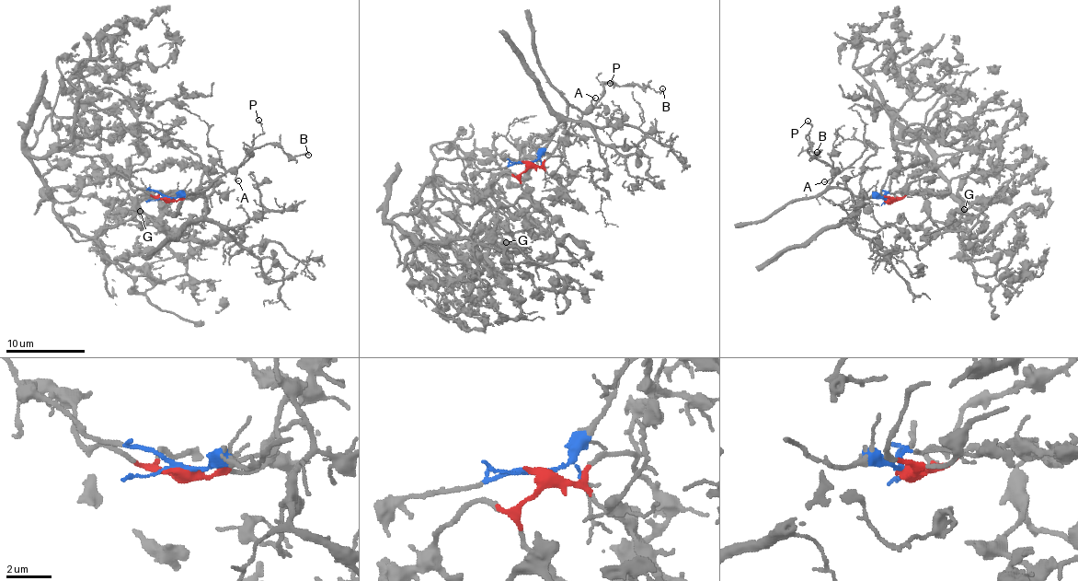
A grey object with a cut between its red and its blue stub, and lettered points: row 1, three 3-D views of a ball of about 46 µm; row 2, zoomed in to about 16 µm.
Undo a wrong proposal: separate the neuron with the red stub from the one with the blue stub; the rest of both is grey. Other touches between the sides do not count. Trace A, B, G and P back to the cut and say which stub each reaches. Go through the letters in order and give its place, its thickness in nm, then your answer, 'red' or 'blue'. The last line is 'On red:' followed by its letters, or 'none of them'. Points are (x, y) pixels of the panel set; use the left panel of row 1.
A: place (238, 180); calibre 130 nm; blue
B: place (308, 155); calibre 140 nm; blue
G: place (140, 211); calibre 190 nm; red
P: place (258, 120); calibre 130 nm; blue
On red: G

